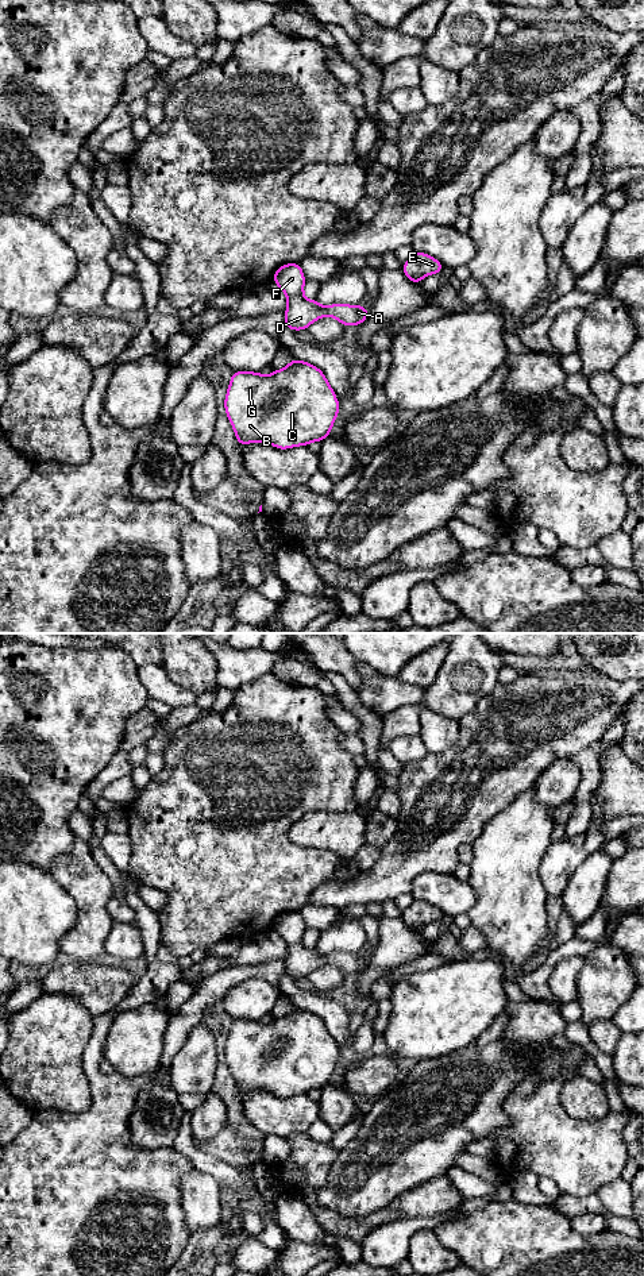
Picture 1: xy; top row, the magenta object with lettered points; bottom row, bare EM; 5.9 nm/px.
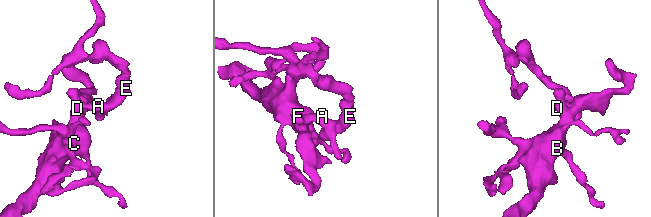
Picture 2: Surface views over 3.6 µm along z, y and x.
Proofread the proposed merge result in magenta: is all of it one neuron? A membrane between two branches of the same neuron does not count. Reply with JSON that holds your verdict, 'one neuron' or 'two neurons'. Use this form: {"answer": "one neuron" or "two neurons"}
{"answer": "one neuron"}

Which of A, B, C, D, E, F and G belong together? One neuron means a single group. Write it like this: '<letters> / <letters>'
A B C D E F G

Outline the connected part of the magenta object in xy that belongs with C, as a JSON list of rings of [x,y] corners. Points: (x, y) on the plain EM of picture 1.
[[[296,1006],[270,1024],[234,1019],[224,1048],[225,1063],[238,1086],[239,1095],[263,1090],[279,1098],[323,1090],[340,1059],[336,1042],[324,1021],[309,1010]]]

